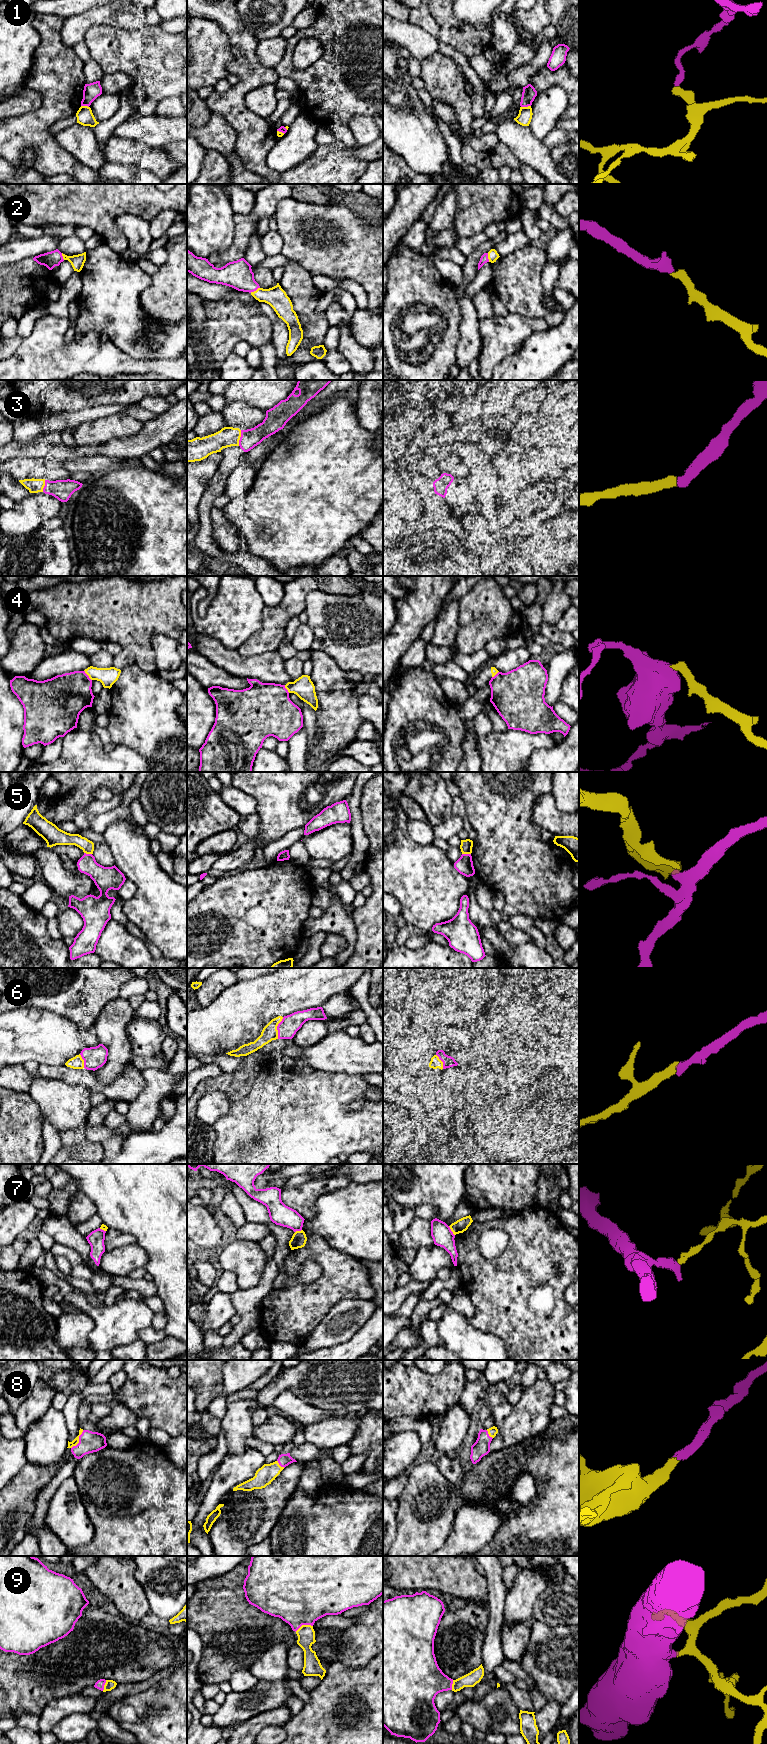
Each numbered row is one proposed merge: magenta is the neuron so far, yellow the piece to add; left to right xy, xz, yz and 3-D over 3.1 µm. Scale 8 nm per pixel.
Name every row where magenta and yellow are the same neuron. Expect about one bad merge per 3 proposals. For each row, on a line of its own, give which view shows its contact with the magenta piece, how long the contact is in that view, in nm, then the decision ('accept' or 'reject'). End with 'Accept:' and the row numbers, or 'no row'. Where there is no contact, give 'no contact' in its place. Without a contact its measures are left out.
1: contact in yz; length 80 nm; reject
2: contact in xz; length 90 nm; accept
3: contact in xz; length 130 nm; accept
4: contact in xy; length 110 nm; reject
5: contact in yz; length 70 nm; reject
6: contact in xz; length 180 nm; accept
7: contact in yz; length 90 nm; reject
8: contact in xy; length 180 nm; accept
9: contact in xz; length 150 nm; accept
Accept: 2, 3, 6, 8, 9

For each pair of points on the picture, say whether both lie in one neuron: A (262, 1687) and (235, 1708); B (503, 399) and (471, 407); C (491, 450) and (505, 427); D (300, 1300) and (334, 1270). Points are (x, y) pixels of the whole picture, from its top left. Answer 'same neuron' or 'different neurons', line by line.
A: same neuron
B: same neuron
C: same neuron
D: same neuron

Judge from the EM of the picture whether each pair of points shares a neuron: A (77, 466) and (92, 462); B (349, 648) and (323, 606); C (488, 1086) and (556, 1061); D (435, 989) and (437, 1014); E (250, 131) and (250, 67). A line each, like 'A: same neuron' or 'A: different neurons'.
A: same neuron
B: same neuron
C: same neuron
D: same neuron
E: same neuron

